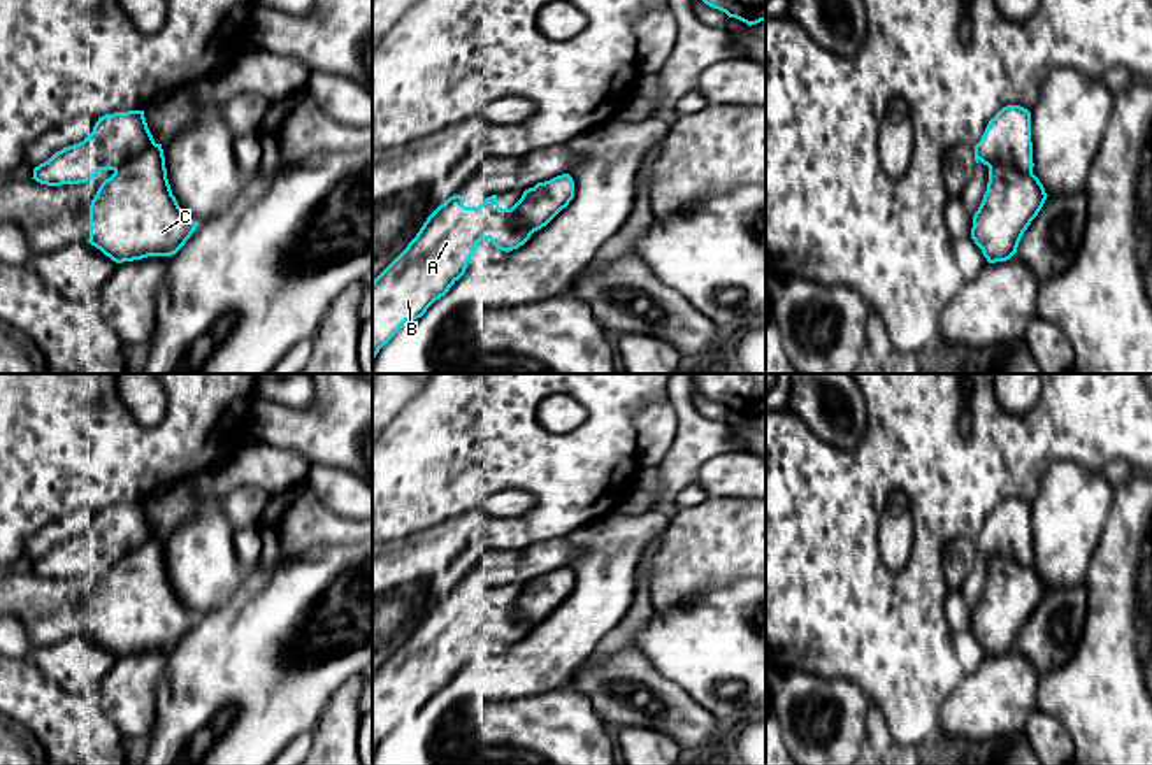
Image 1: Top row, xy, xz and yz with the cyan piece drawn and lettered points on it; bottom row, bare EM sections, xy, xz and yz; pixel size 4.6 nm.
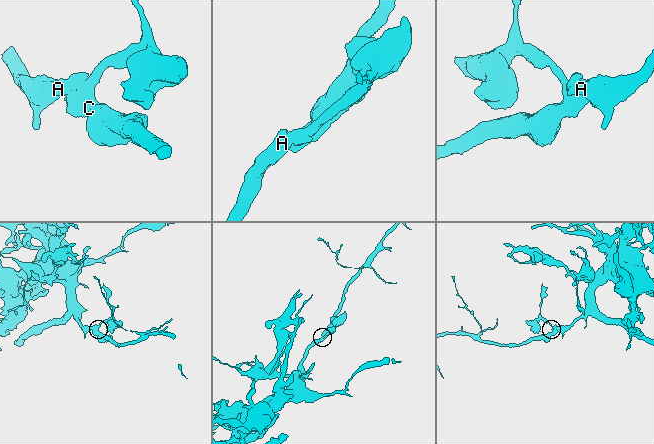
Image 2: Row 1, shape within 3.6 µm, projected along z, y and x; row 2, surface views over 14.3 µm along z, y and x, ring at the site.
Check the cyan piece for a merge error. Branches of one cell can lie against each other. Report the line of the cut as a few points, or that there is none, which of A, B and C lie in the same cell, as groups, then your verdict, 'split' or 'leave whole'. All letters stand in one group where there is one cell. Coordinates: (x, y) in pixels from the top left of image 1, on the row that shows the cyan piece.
no cut | A B C | leave whole

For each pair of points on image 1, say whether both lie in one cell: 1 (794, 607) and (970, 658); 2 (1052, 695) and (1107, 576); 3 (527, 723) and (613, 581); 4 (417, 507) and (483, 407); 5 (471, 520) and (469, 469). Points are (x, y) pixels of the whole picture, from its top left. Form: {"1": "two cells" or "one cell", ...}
{"1": "two cells", "2": "one cell", "3": "two cells", "4": "one cell", "5": "two cells"}

